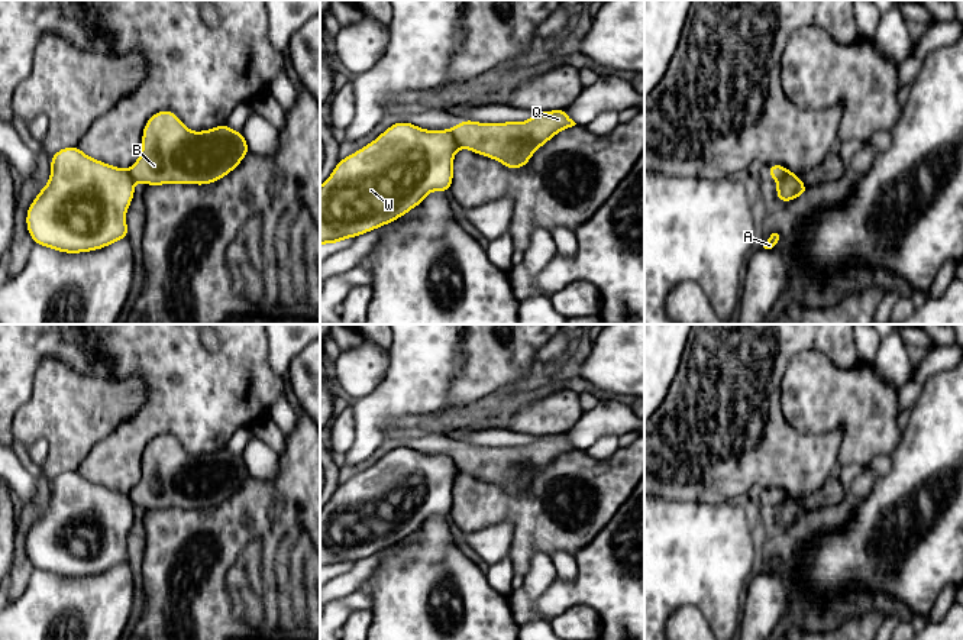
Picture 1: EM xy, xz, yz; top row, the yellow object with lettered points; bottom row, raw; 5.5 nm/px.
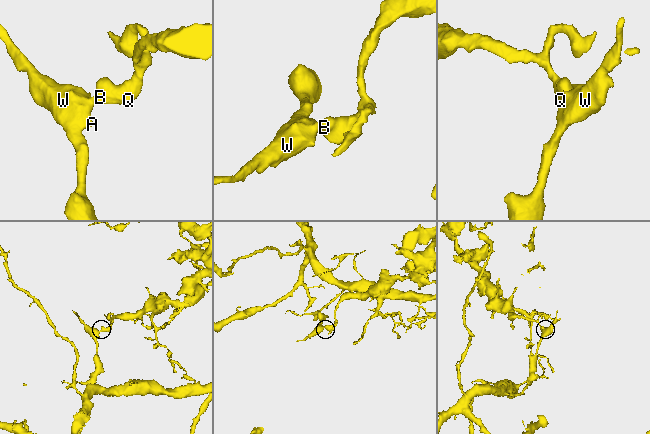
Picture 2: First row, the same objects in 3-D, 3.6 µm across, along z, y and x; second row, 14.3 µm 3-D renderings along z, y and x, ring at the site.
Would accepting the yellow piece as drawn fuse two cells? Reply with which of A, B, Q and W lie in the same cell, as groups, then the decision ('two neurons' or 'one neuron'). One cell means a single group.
A W / B Q | two neurons

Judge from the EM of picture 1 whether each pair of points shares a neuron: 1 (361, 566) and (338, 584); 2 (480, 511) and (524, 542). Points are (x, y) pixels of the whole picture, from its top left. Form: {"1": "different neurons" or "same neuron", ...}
{"1": "same neuron", "2": "same neuron"}

